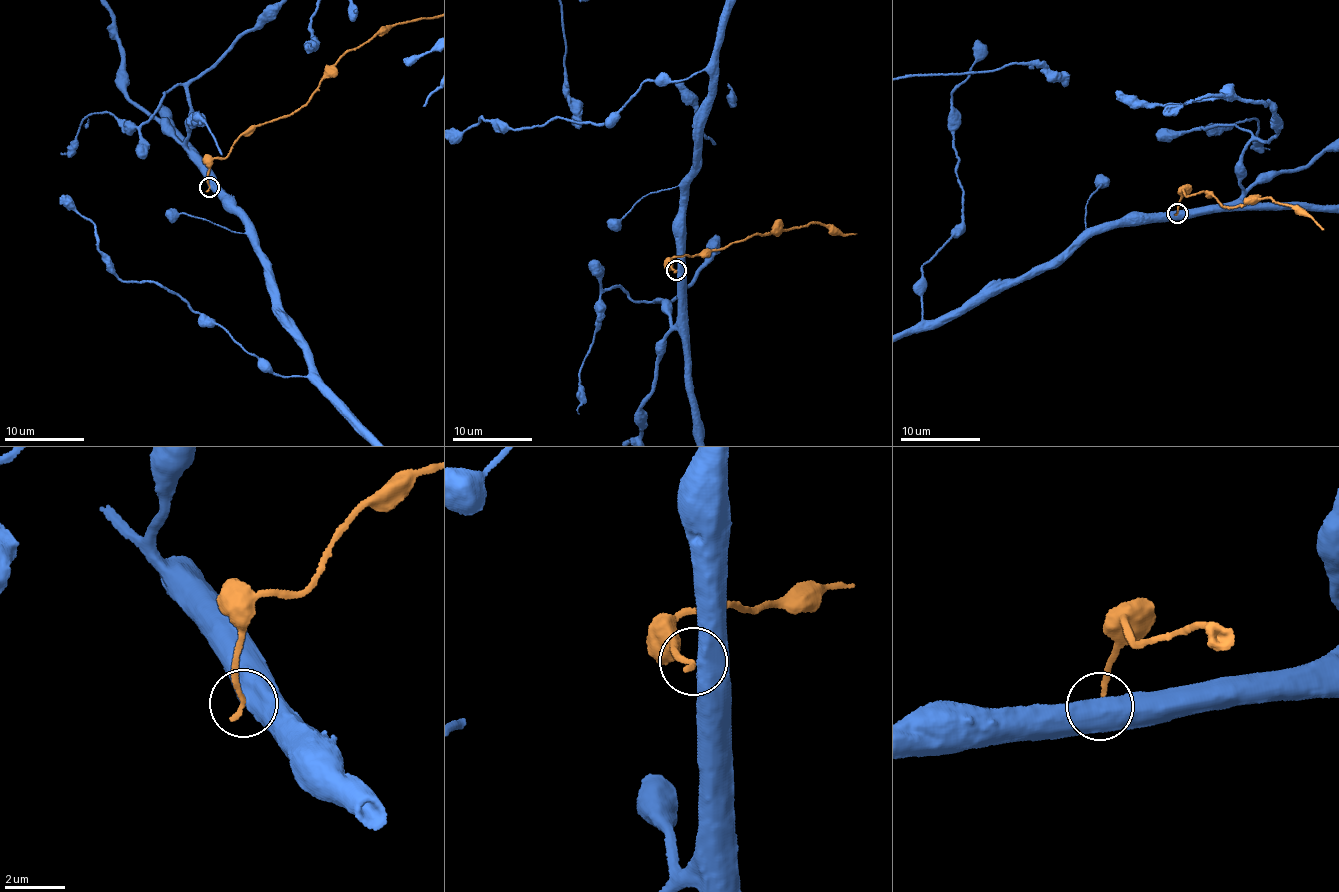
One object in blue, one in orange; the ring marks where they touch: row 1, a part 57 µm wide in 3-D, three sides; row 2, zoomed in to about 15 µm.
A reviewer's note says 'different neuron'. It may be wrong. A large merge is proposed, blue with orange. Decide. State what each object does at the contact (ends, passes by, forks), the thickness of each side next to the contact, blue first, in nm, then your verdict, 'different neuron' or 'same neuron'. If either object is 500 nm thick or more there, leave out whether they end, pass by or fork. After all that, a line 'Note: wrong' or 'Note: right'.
750/180 nm | different neuron
Note: right

